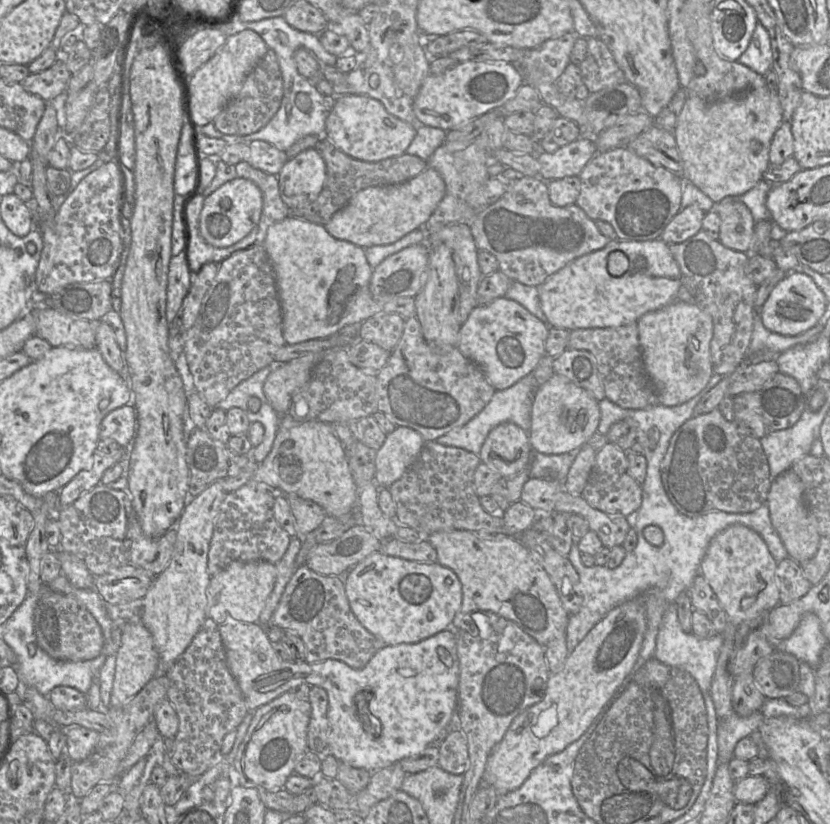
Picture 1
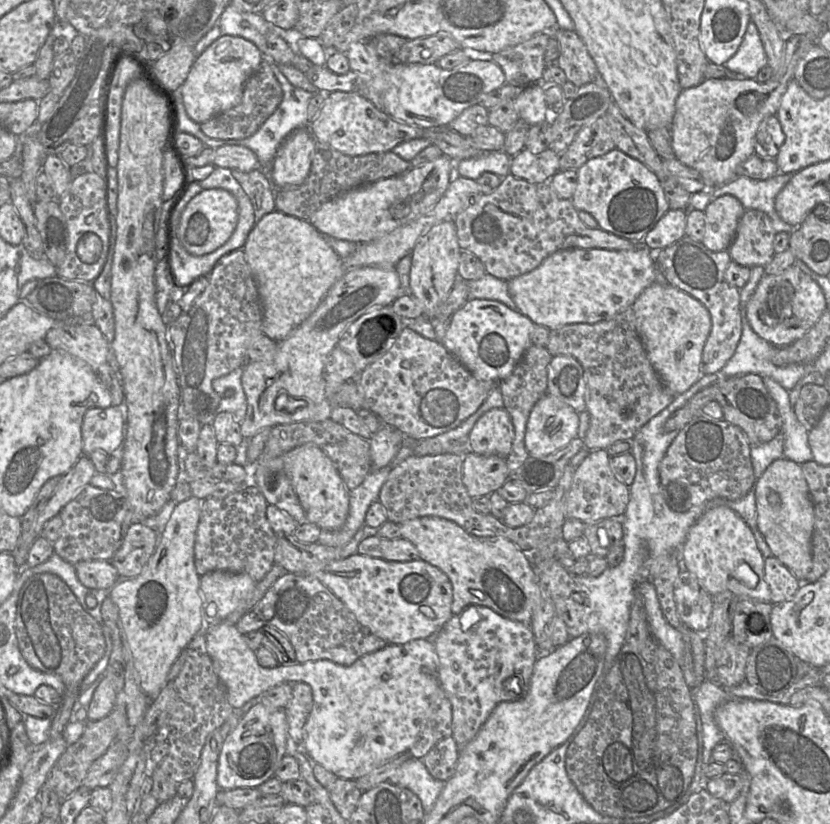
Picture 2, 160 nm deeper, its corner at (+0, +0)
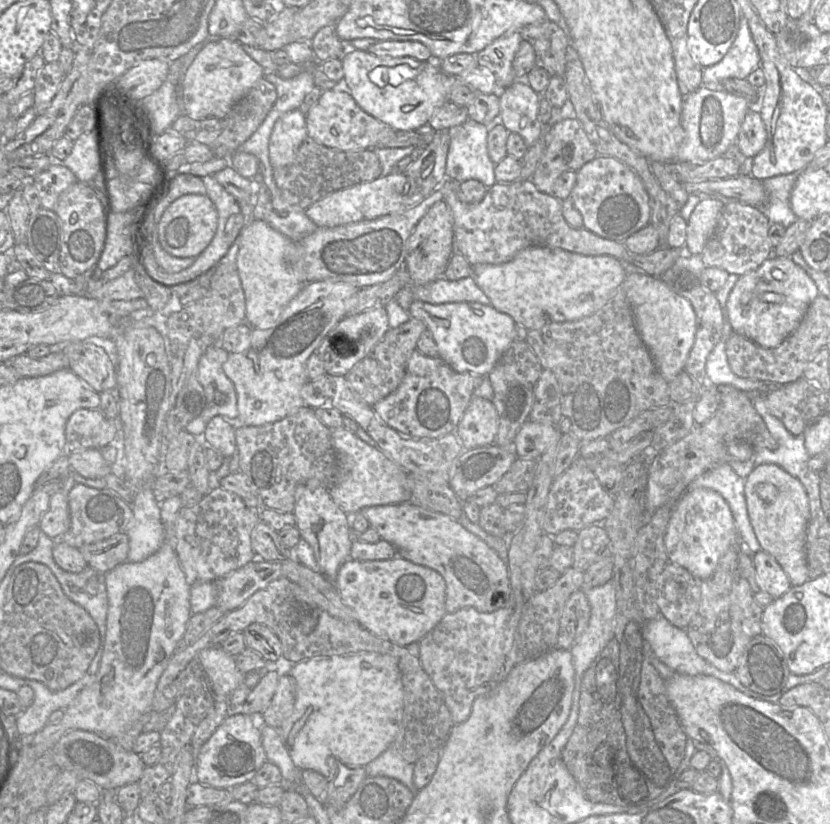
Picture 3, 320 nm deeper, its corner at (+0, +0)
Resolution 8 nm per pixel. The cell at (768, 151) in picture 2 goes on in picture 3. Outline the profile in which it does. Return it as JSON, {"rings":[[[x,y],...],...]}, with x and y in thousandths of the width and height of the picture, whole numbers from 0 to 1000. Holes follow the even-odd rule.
{"rings":[[[906,129],[893,150],[888,177],[896,189],[907,193],[920,180],[924,159],[912,129]]]}

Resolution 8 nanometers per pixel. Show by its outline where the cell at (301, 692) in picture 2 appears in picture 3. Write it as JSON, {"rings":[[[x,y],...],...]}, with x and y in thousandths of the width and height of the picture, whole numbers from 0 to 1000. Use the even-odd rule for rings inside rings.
{"rings":[[[349,819],[336,820],[330,845],[316,865],[318,879],[337,885],[340,877],[352,867],[358,845],[358,830]]]}

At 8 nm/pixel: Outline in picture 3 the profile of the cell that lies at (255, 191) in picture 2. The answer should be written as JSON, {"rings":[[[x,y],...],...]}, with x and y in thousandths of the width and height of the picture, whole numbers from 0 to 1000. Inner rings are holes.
{"rings":[[[278,201],[255,212],[273,233],[283,239],[295,265],[295,274],[301,272],[306,267],[305,257],[314,225],[305,216],[290,214]]]}

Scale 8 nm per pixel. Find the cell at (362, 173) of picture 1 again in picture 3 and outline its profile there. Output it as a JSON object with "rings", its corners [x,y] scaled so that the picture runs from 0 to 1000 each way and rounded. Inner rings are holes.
{"rings":[[[372,165],[361,176],[352,198],[329,205],[331,222],[342,240],[366,255],[396,234],[459,214],[459,199],[452,182],[400,181]]]}

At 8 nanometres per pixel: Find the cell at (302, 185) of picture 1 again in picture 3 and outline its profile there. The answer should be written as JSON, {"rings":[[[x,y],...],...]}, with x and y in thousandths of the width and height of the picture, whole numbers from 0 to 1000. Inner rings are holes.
{"rings":[[[357,132],[340,140],[333,147],[324,170],[324,192],[329,204],[352,198],[370,166],[367,138]]]}

